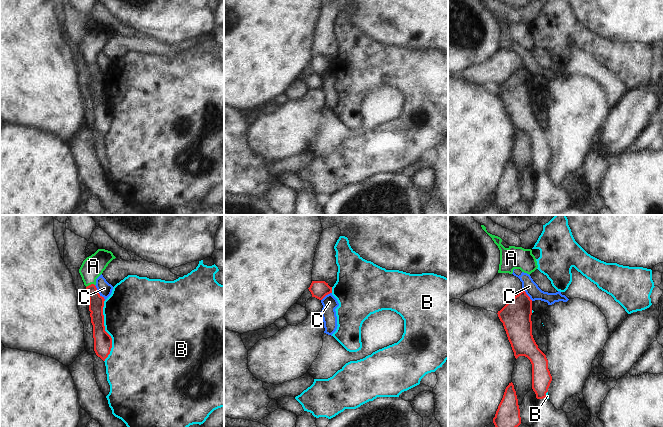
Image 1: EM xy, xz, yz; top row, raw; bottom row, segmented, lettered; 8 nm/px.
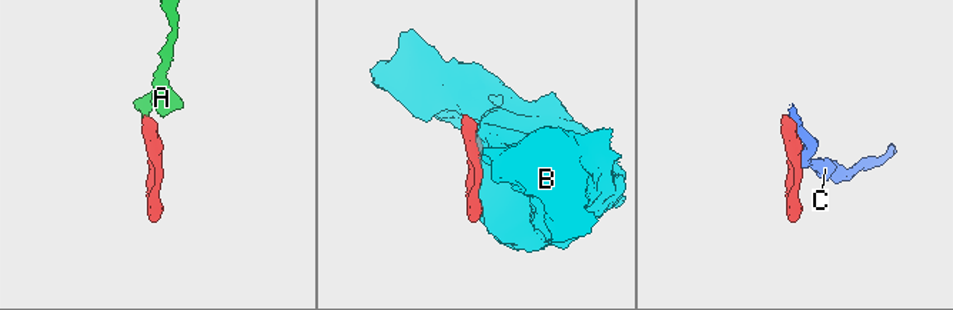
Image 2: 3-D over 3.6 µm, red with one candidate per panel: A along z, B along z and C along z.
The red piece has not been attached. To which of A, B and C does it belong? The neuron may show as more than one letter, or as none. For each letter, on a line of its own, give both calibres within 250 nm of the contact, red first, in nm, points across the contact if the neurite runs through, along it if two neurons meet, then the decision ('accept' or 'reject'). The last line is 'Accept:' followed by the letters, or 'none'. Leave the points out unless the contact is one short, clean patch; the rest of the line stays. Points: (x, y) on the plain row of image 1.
A: calibres 130 and 180 nm; way xy (96, 78), (91, 67), (91, 60), (91, 44), (93, 42); accept
B: calibres 140 and 460 nm; reject
C: calibres 130 and 110 nm; border xy (94, 61), (105, 75); reject
Accept: A

